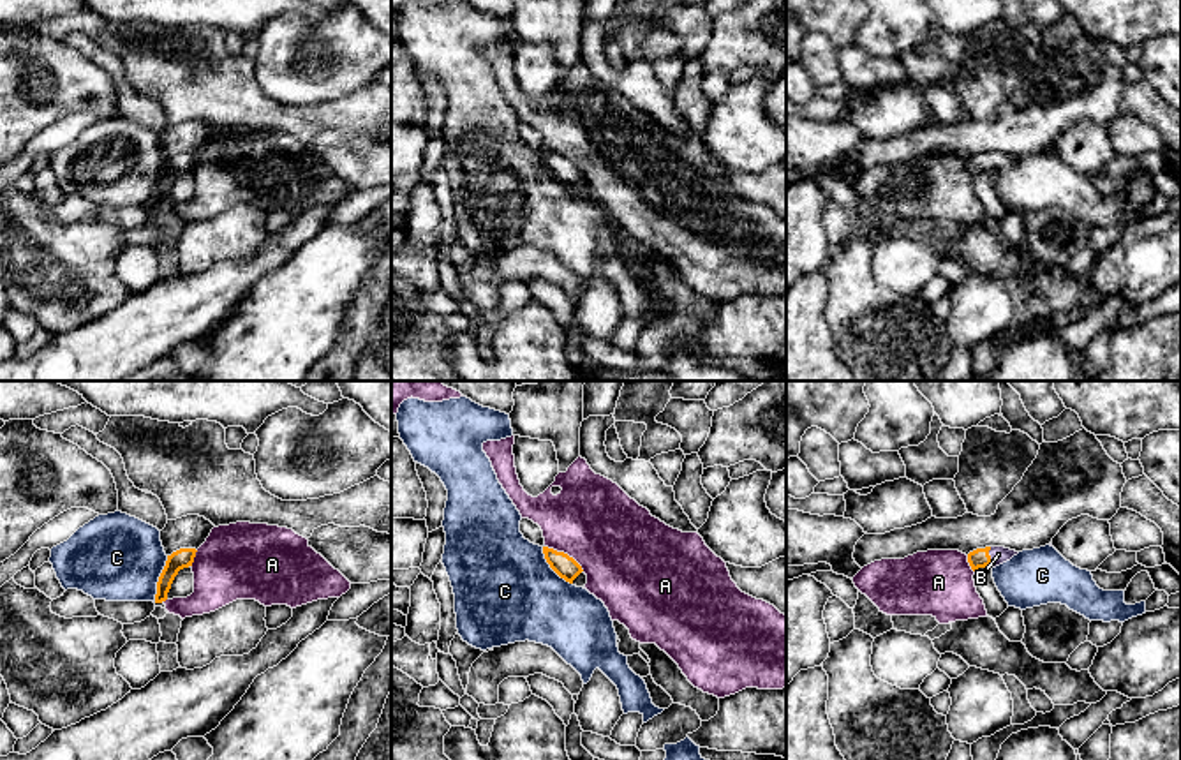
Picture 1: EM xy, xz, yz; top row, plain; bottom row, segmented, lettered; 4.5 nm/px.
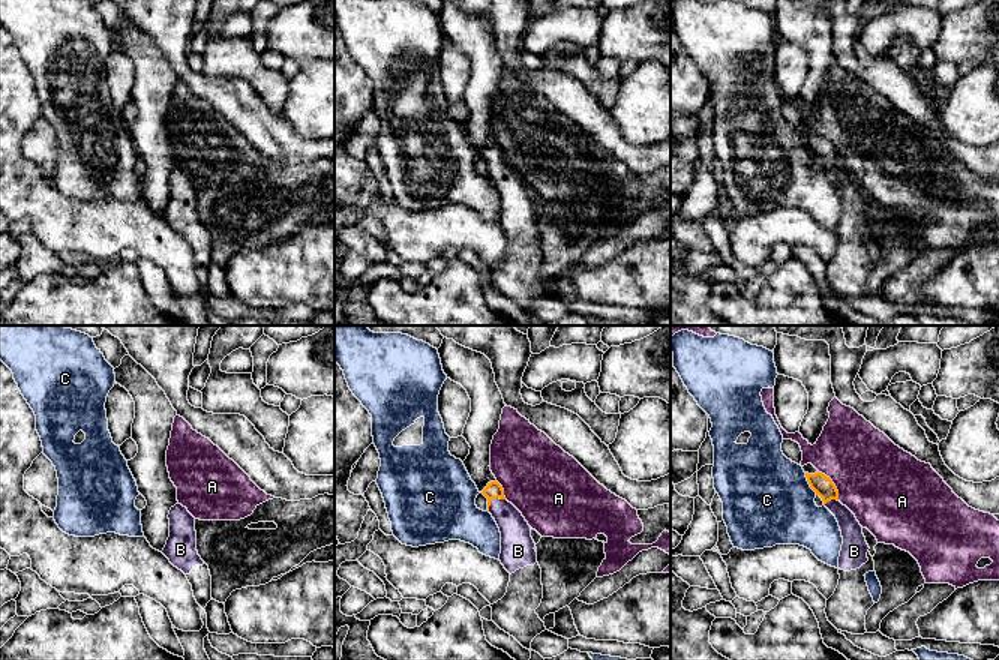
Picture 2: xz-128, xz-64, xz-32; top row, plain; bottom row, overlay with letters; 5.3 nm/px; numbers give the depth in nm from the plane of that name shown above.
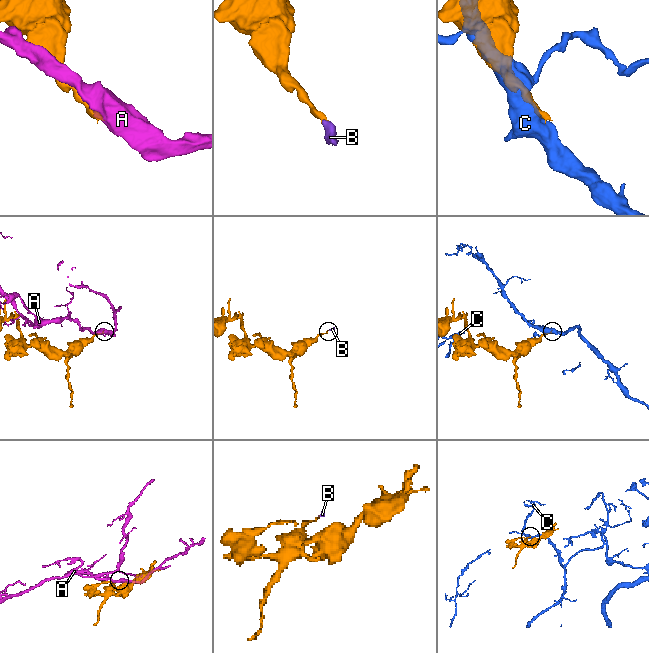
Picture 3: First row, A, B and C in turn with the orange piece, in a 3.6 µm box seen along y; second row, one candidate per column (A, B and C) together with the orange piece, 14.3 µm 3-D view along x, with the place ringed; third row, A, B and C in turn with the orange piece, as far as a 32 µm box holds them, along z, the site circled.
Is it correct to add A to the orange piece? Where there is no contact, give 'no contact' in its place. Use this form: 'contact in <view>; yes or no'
contact in xz; no

